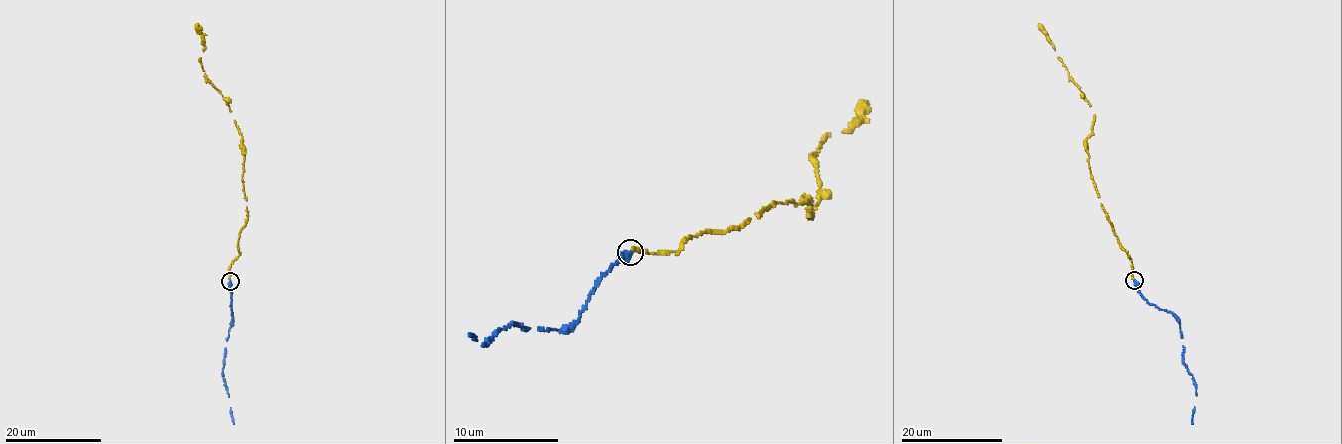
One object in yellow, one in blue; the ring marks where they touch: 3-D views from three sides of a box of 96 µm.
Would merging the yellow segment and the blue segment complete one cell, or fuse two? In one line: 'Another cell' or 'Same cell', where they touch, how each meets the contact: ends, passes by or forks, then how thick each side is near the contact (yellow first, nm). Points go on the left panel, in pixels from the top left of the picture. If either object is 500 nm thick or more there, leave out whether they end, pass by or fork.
Same cell. Place: (230, 281). At the ring yellow ends. At the ring blue ends. Thickness 130 nm (yellow) against 400 nm

